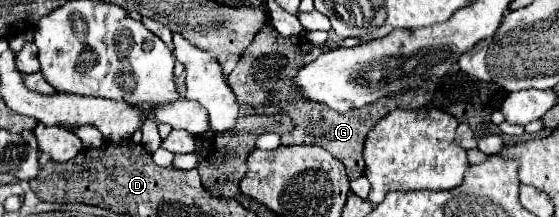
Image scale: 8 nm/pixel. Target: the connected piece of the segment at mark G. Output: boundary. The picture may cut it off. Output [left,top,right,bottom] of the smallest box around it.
[228,26,436,180]

